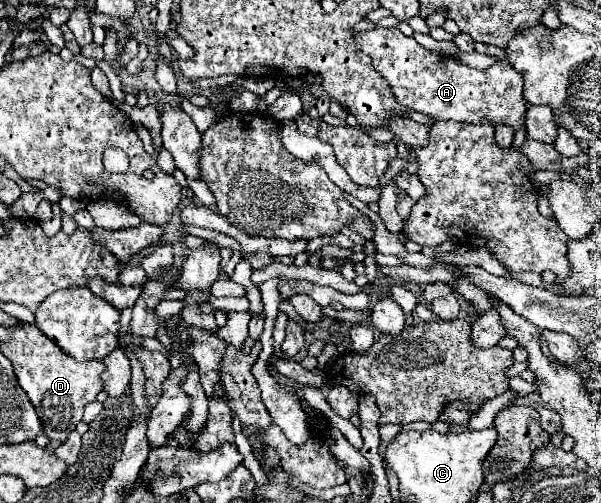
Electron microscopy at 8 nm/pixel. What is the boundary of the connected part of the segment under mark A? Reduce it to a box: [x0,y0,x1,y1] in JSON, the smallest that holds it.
[355,27,525,129]

